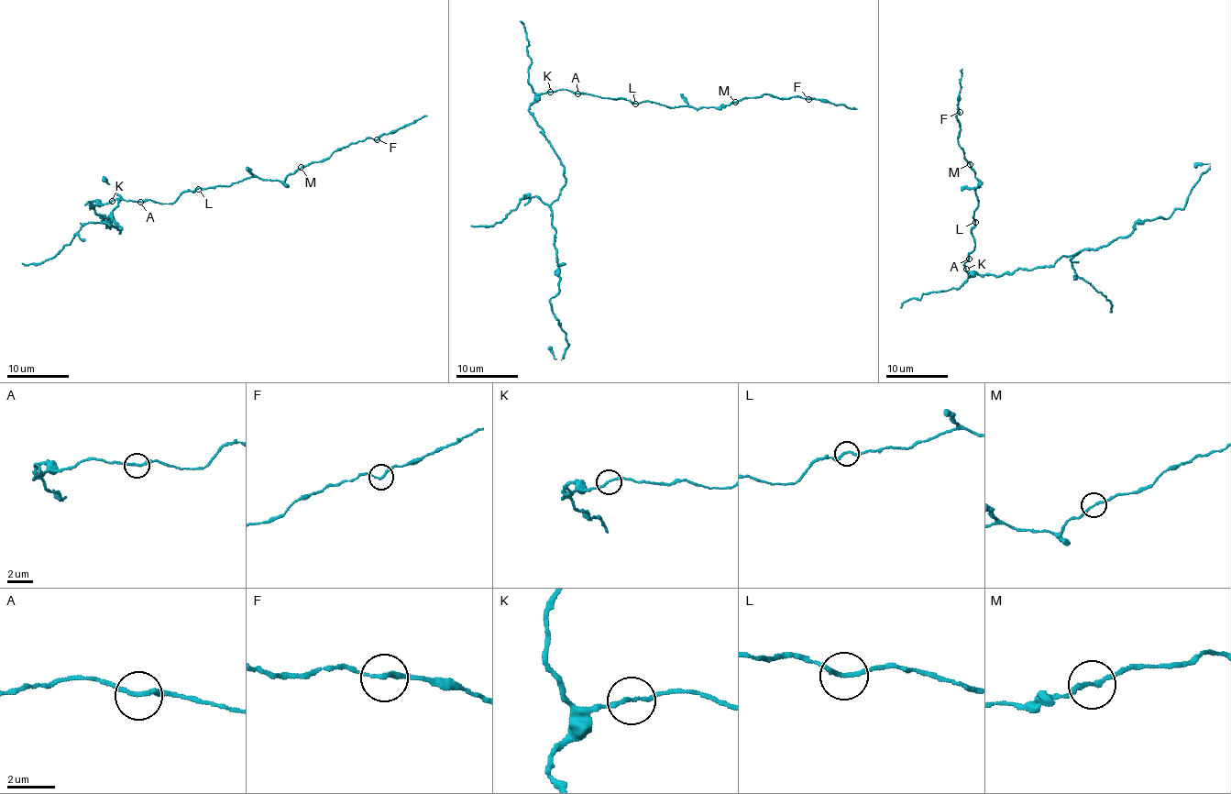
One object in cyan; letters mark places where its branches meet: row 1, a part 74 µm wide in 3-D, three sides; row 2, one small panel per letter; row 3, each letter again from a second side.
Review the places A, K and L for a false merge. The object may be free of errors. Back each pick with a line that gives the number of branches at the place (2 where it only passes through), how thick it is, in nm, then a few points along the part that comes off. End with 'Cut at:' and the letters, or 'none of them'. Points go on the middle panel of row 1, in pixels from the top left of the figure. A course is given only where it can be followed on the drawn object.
Cut at: none of them

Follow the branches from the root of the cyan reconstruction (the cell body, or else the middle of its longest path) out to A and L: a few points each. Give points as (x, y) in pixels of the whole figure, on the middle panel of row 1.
A: (548, 92), (567, 89), (577, 93)
L: (548, 92), (567, 89), (616, 100), (622, 97), (635, 104)

